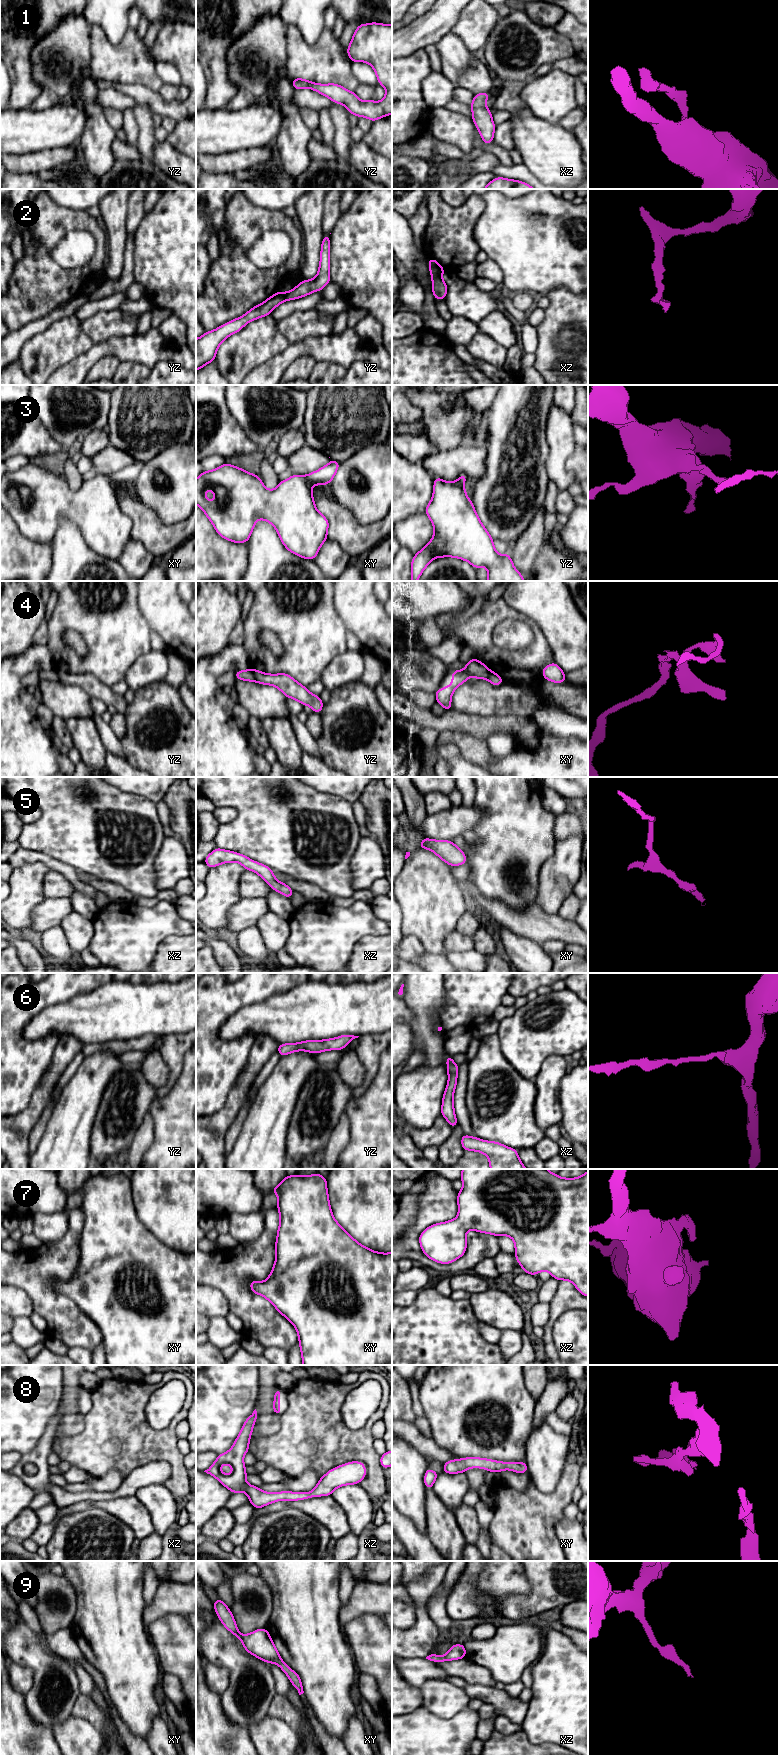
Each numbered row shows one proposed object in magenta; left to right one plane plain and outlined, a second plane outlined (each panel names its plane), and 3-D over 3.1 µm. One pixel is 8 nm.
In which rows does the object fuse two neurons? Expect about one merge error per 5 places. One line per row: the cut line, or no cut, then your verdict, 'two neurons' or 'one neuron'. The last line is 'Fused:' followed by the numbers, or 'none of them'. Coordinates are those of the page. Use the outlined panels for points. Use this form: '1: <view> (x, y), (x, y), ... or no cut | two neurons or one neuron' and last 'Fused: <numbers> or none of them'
1: no cut | one neuron
2: no cut | one neuron
3: no cut | one neuron
4: yz (252, 670), (256, 681) | two neurons
5: no cut | one neuron
6: no cut | one neuron
7: no cut | one neuron
8: no cut | one neuron
9: no cut | one neuron
Fused: 4

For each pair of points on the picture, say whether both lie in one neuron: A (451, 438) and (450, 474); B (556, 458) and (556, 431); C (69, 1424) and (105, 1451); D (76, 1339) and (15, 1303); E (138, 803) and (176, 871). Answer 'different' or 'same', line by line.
A: different
B: same
C: different
D: different
E: different

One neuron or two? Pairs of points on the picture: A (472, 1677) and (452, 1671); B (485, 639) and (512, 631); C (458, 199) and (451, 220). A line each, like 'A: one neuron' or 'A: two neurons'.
A: one neuron
B: two neurons
C: two neurons

